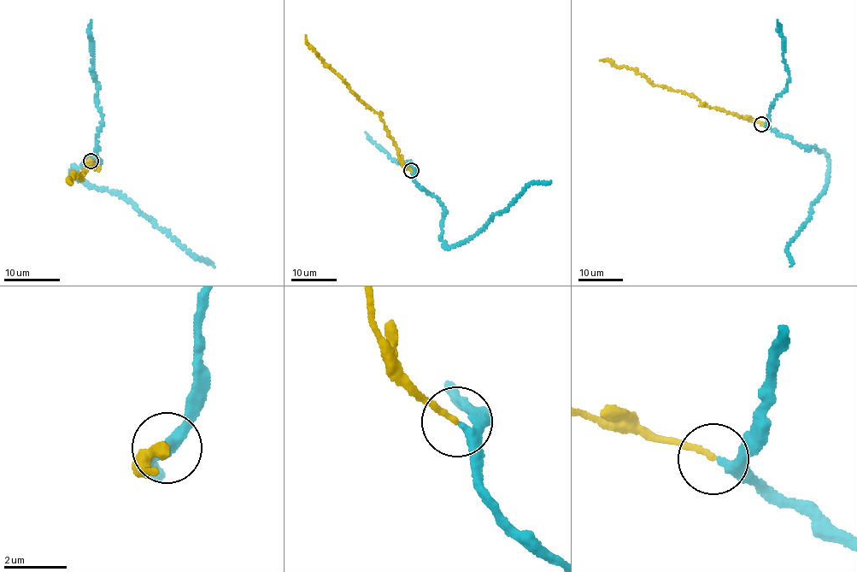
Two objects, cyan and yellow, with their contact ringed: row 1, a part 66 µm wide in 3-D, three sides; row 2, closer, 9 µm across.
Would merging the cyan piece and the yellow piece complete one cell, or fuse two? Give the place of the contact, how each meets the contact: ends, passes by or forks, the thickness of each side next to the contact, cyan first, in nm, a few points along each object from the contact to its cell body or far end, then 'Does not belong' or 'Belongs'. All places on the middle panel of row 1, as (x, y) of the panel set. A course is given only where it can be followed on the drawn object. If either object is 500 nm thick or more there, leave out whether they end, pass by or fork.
Place: (411, 170). At the ring cyan passes by. At the ring yellow ends. Thickness 300 nm (cyan) against 180 nm. Course of cyan: (412, 170), (413, 180), (443, 206), (442, 239), (449, 246), (470, 239), (524, 187), (551, 181). Course of yellow: (410, 171), (399, 157), (395, 143), (381, 116), (369, 109), (319, 57), (308, 44), (305, 34). Belongs

